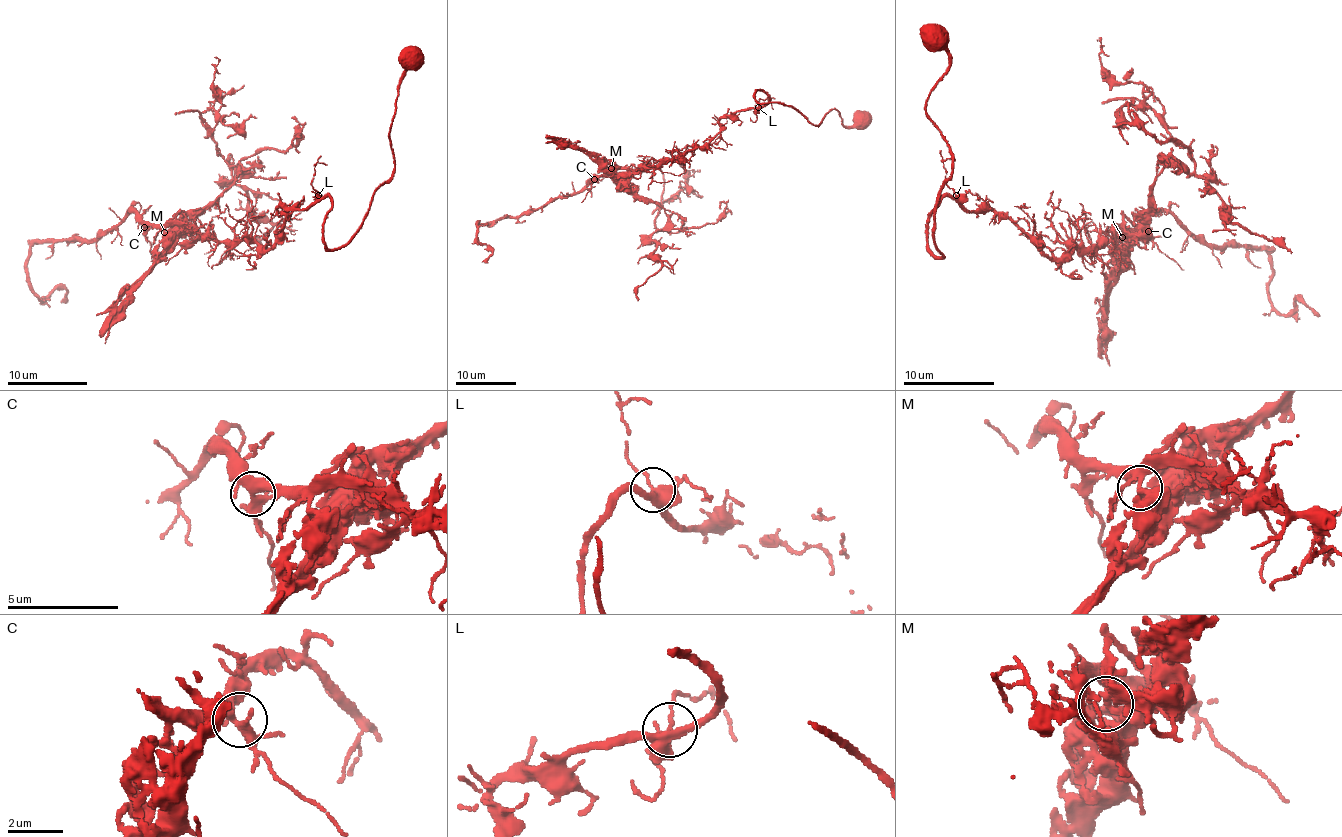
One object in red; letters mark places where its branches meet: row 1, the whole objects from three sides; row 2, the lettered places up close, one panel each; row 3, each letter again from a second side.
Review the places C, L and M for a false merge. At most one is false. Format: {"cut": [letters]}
{"cut": ["M"]}

